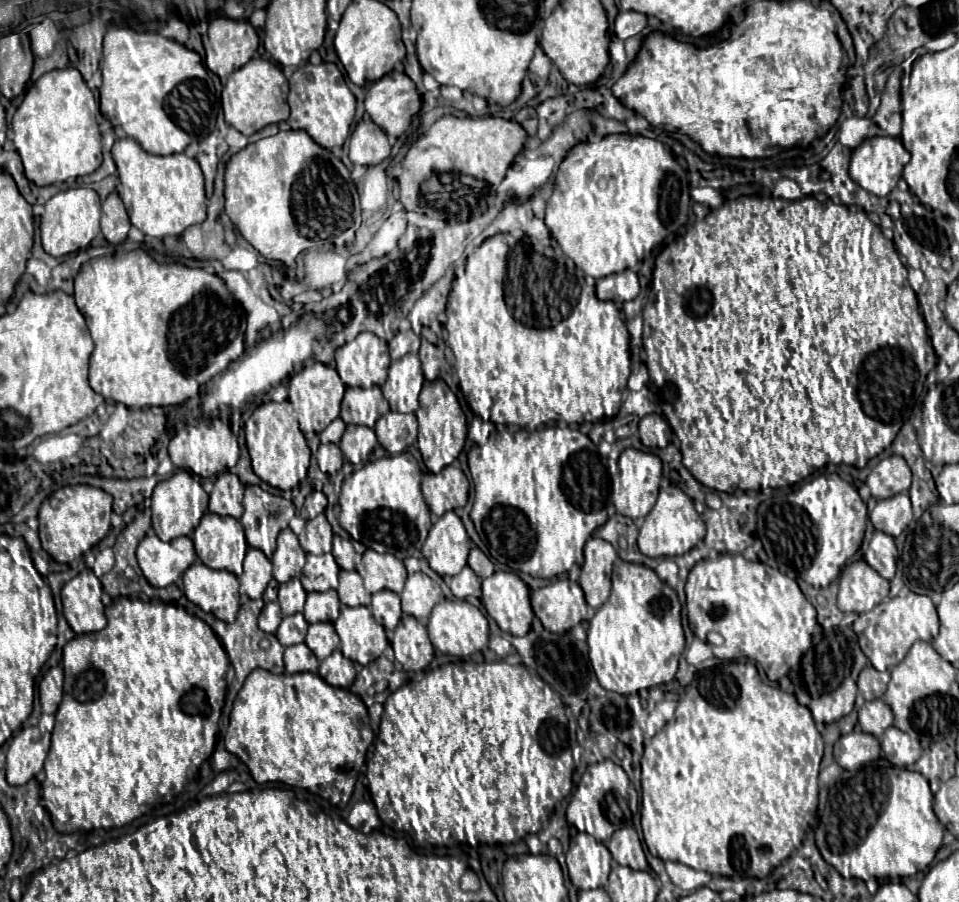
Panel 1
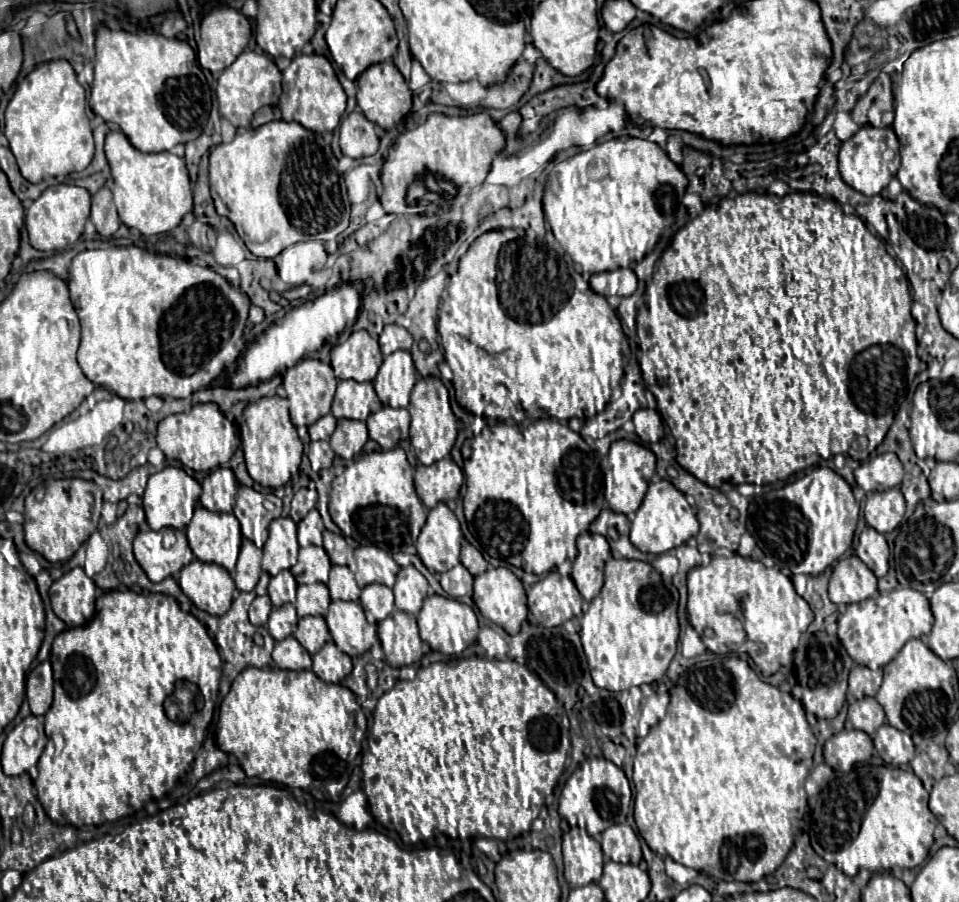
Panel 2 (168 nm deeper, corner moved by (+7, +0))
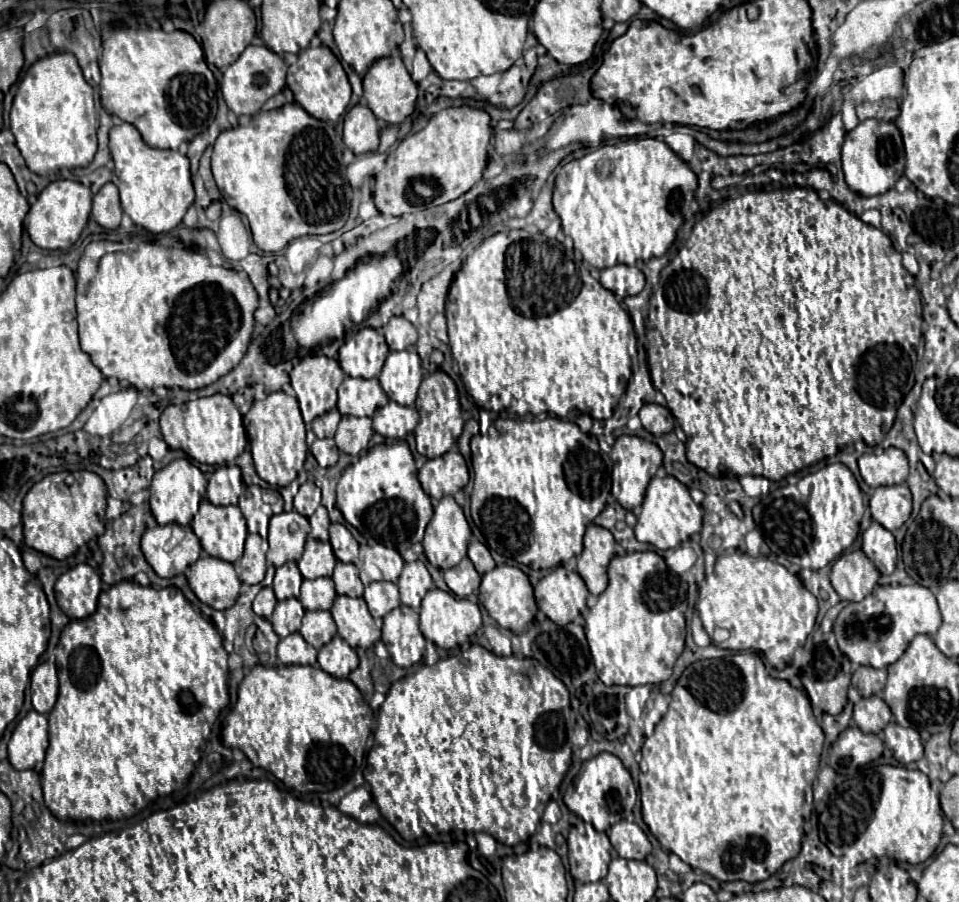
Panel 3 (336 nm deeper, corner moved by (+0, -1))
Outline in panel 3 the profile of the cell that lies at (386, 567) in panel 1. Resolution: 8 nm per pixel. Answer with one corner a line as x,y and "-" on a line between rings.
361,545
361,559
363,559
363,571
373,581
391,581
397,583
401,569
405,561
401,555
385,545

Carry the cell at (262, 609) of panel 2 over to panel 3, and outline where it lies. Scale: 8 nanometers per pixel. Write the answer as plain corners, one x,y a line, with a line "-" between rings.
263,587
263,589
257,593
255,601
253,601
253,611
255,611
257,615
269,619
271,613
273,613
273,609
275,609
275,605
277,605
277,597
275,597
273,589
271,589
271,587

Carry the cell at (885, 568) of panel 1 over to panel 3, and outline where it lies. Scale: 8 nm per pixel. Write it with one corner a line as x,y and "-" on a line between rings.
871,523
863,533
863,553
875,563
879,573
891,575
895,571
897,561
897,543
891,531
887,531
881,523

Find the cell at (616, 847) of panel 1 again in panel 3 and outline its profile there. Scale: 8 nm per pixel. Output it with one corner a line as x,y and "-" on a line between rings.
619,821
615,827
607,829
607,837
619,857
643,861
651,853
651,843
643,829
631,821

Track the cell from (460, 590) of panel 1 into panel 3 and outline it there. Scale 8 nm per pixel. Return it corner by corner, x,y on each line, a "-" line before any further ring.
465,557
459,565
445,571
445,583
457,597
467,597
479,589
481,575
475,571
469,557

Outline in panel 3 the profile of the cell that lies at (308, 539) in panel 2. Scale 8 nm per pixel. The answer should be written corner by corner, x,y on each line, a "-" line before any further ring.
323,505
309,517
309,523
311,523
309,537
321,539
321,541
329,541
329,525
331,525
331,521
329,521
327,509

